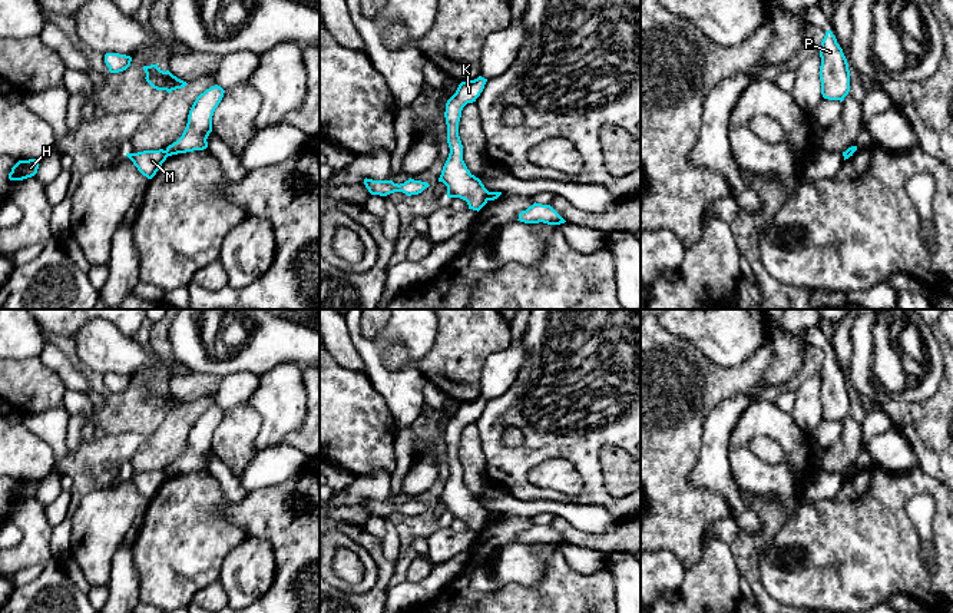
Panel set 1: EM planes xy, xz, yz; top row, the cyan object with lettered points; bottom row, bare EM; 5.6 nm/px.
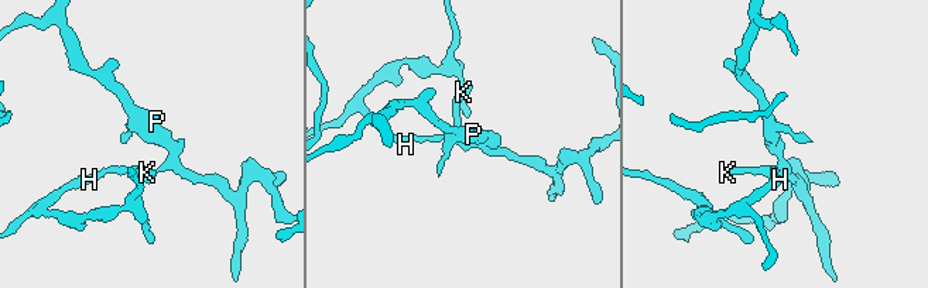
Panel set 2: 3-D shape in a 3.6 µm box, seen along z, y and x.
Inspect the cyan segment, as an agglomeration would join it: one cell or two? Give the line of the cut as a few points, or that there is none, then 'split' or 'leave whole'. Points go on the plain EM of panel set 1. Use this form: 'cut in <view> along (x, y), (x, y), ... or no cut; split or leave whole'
cut in xy along (165, 471), (168, 476); split

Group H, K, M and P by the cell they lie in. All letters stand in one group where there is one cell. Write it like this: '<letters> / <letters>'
H K M / P

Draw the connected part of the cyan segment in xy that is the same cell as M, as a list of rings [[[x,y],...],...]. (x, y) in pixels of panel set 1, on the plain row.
[[[163,470],[126,474],[126,477],[133,483],[138,491],[148,500],[152,500],[156,496],[156,493],[168,478],[166,471]]]

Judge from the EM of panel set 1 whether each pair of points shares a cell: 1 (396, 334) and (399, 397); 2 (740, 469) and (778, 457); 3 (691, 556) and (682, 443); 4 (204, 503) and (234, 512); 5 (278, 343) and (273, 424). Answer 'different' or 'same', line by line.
1: same
2: different
3: same
4: different
5: different

